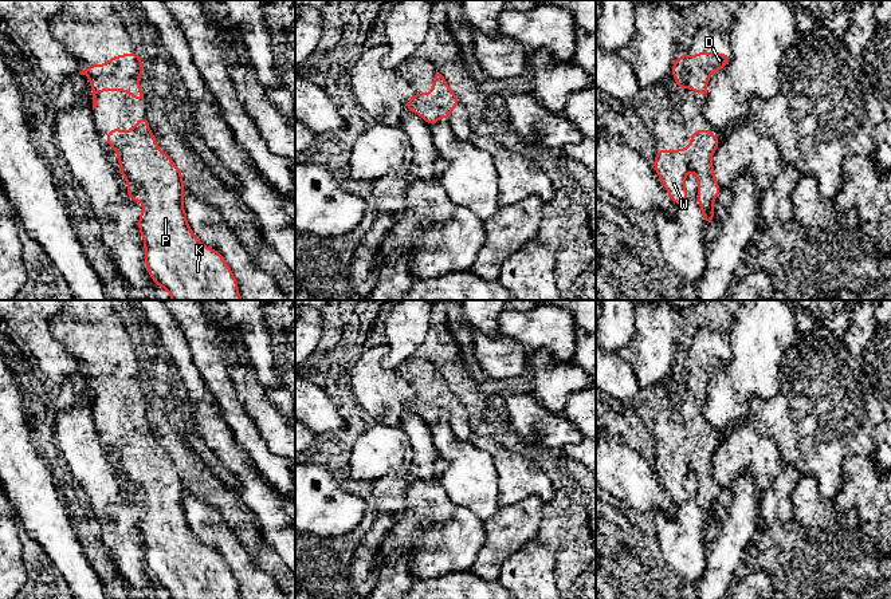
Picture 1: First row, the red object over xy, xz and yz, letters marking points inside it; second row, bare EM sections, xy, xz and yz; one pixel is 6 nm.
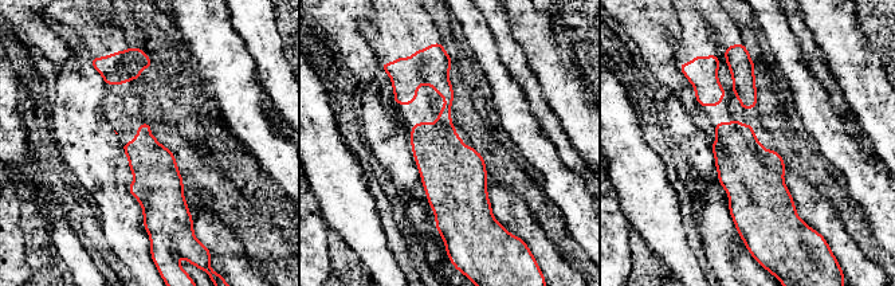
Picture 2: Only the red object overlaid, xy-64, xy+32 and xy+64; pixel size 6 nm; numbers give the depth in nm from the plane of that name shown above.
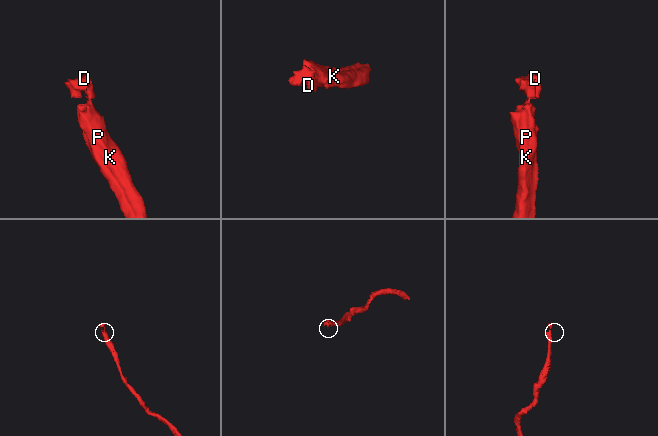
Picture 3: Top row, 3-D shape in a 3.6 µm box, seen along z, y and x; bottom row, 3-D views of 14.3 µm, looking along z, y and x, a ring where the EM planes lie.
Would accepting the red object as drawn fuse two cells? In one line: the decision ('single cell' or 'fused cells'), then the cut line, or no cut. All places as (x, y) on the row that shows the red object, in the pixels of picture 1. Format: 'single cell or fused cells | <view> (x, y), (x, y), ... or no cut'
single cell | no cut

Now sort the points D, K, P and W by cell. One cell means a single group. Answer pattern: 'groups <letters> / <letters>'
groups D K P W

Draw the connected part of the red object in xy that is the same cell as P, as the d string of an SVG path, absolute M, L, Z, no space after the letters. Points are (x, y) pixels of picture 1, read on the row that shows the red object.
M141 117L133 129L109 130L106 141L118 154L119 173L127 182L127 200L136 200L145 208L138 213L138 229L150 277L169 292L172 300L242 300L238 281L223 256L203 245L189 228L182 205L182 174L166 151L158 151L154 138L148 119Z

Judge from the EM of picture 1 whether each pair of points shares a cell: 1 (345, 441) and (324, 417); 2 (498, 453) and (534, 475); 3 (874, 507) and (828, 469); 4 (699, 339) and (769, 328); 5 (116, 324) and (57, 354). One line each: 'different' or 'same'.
1: different
2: same
3: different
4: different
5: different

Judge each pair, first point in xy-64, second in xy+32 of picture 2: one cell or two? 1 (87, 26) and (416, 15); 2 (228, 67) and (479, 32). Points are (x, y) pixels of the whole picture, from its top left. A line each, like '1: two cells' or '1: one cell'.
1: one cell
2: two cells

